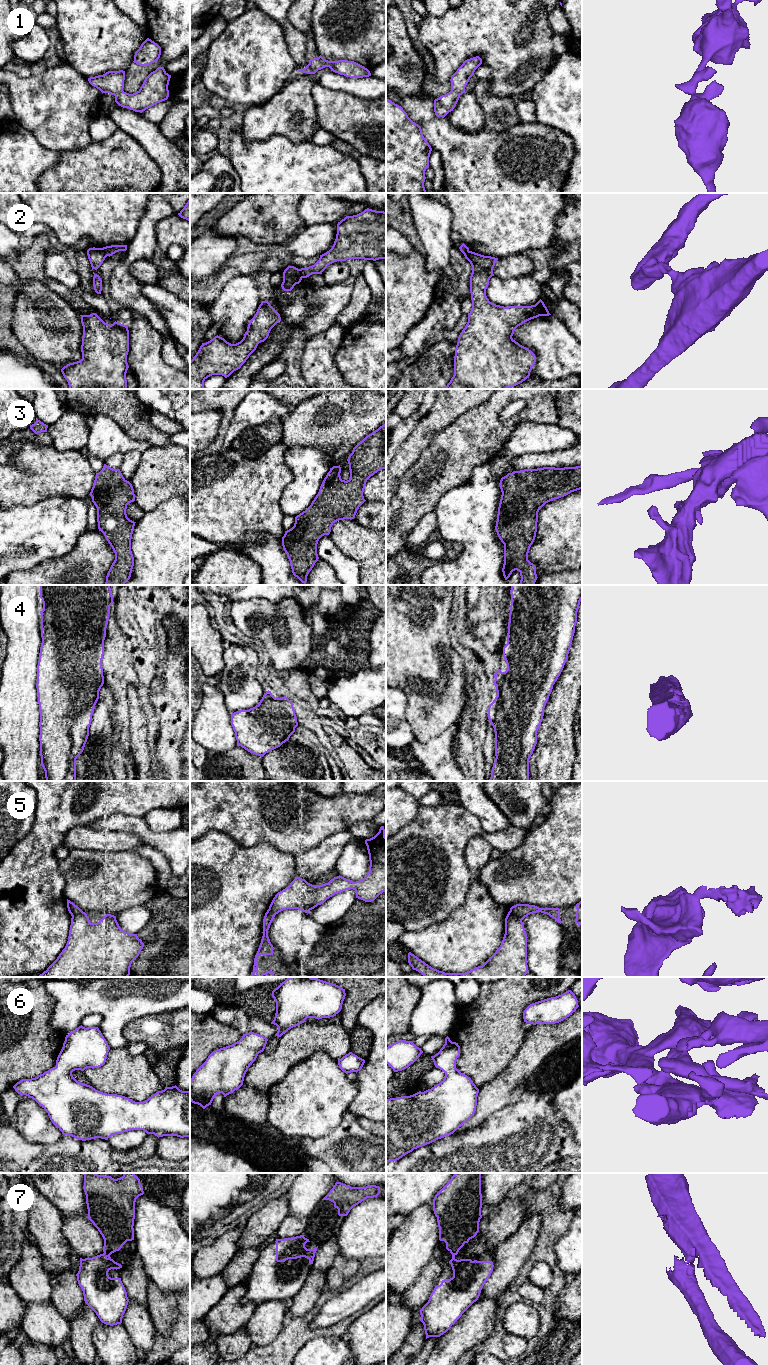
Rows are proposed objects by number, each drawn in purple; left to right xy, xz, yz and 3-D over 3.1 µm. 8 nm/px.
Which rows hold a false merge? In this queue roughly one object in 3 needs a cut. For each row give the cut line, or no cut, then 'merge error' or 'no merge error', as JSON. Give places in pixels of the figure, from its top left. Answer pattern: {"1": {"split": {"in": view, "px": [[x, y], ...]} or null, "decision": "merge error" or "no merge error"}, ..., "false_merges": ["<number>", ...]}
{"1": {"split": null, "decision": "no merge error"}, "2": {"split": {"in": "xz", "px": [[298, 269], [302, 277]]}, "decision": "merge error"}, "3": {"split": null, "decision": "no merge error"}, "4": {"split": null, "decision": "no merge error"}, "5": {"split": {"in": "yz", "px": [[510, 909], [521, 920]]}, "decision": "merge error"}, "6": {"split": null, "decision": "no merge error"}, "7": {"split": {"in": "xy", "px": [[102, 1254], [106, 1257]]}, "decision": "merge error"}, "false_merges": ["2", "5", "7"]}

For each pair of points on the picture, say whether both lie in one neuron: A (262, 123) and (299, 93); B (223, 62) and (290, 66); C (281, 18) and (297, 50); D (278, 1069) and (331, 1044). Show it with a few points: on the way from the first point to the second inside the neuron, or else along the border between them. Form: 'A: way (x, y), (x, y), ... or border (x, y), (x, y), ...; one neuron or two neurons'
A: way (271, 118), (275, 117), (290, 102); one neuron
B: way (240, 63), (273, 64); one neuron
C: way (286, 26), (296, 42); one neuron
D: way (291, 1056), (303, 1044), (318, 1044); one neuron

